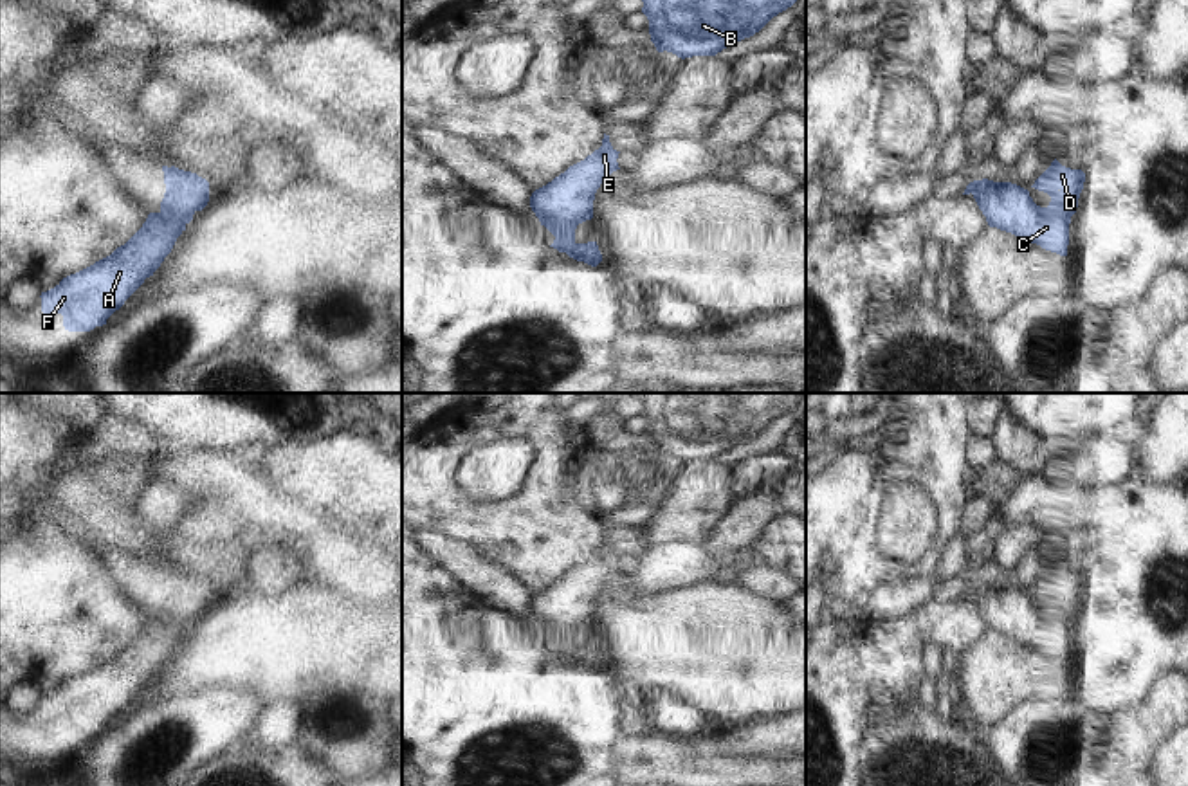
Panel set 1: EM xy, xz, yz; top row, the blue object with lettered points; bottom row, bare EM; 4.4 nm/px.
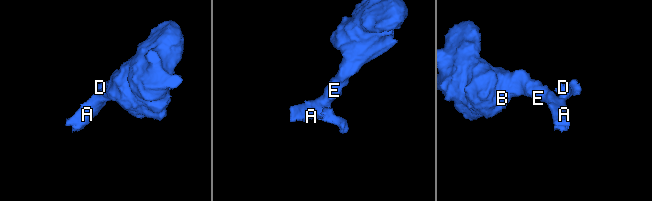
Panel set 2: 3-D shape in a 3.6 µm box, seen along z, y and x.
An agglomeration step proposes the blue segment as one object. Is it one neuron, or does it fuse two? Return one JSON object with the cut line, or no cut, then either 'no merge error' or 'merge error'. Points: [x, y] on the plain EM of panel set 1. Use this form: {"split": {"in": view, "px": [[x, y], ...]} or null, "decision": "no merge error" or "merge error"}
{"split": {"in": "xy", "px": [[161, 613], [186, 626]]}, "decision": "merge error"}

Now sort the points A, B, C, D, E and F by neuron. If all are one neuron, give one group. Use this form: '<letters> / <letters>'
A B C E F / D

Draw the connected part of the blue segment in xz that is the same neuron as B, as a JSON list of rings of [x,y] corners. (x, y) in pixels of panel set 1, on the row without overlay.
[[[620,393],[636,397],[658,456],[716,460],[791,411],[800,393]]]

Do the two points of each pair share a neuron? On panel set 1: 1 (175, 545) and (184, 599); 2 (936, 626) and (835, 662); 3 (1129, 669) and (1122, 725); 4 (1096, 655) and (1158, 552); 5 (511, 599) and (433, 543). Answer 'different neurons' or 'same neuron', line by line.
1: different neurons
2: same neuron
3: different neurons
4: same neuron
5: same neuron

